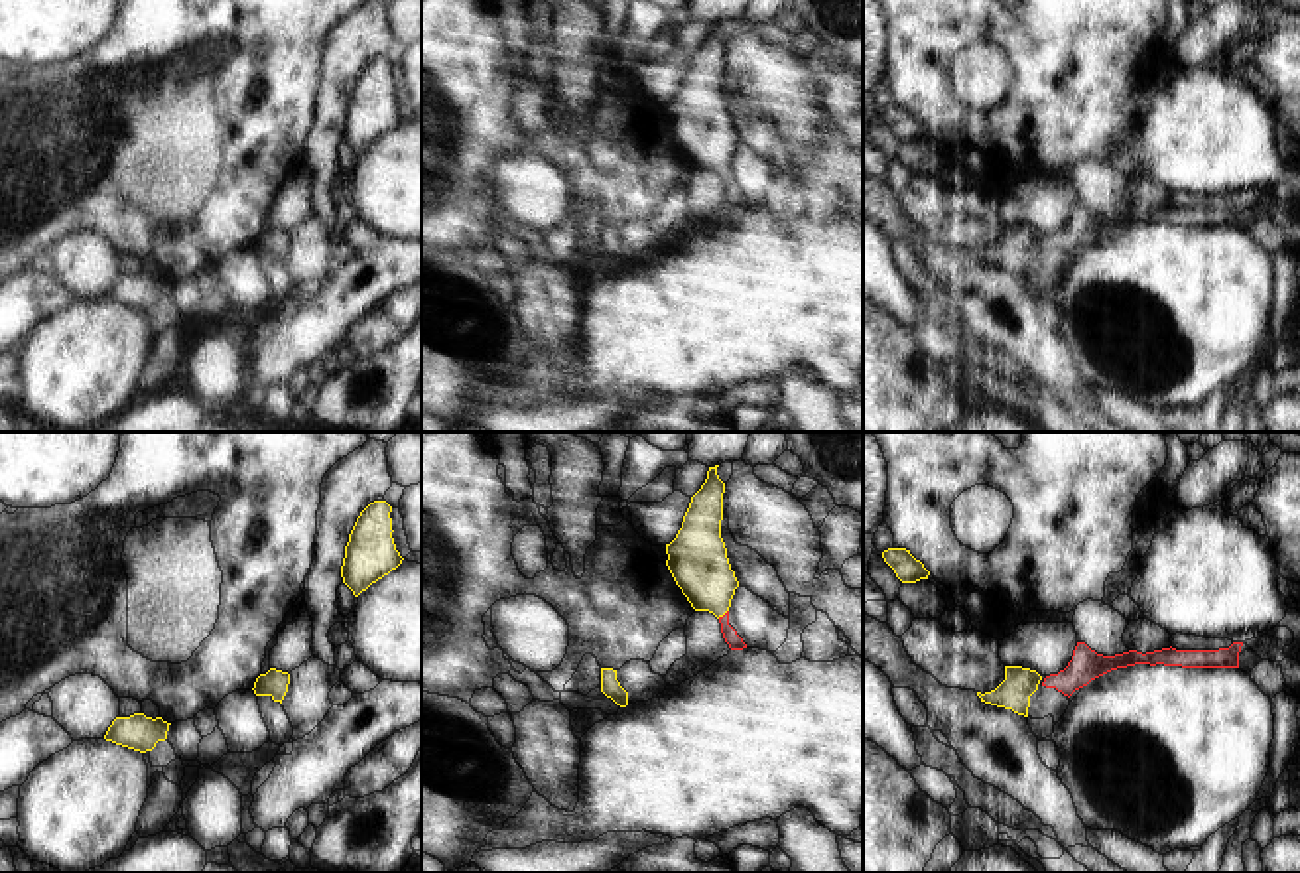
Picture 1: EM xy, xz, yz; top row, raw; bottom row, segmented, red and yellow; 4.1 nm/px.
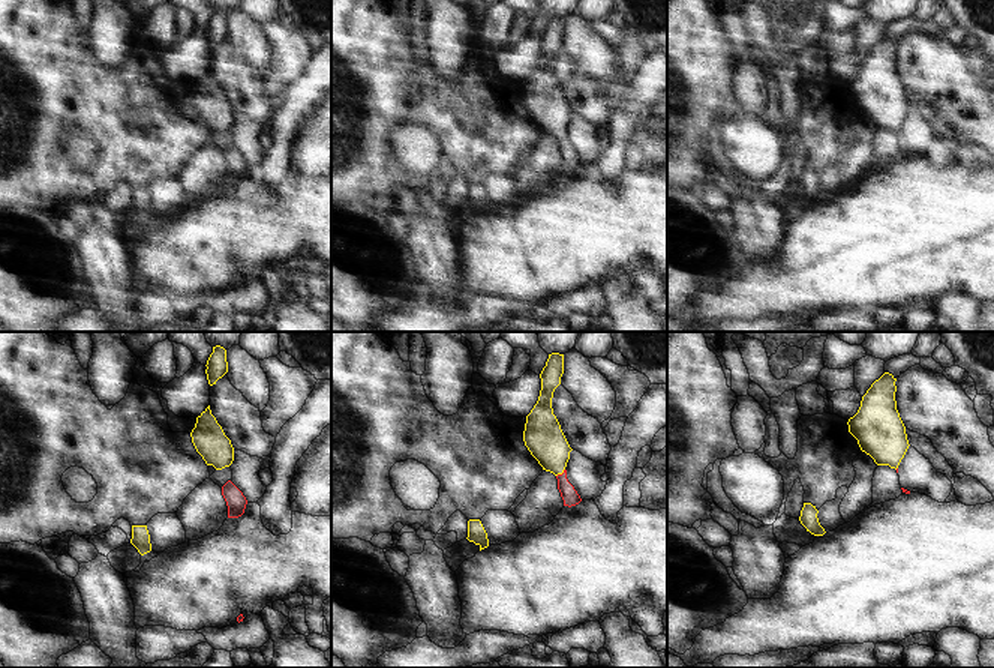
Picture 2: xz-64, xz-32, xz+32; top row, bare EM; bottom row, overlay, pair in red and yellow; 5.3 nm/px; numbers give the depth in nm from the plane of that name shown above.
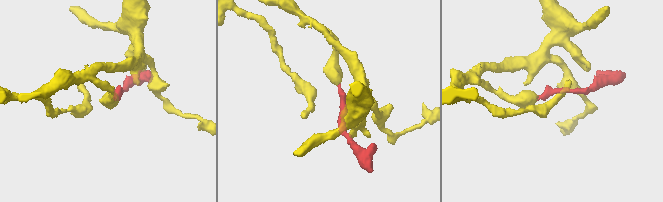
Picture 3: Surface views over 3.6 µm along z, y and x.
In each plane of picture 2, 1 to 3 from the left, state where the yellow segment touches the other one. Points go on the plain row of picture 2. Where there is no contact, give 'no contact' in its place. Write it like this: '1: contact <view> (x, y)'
1: no contact
2: contact xz-32 (562, 137)
3: no contact

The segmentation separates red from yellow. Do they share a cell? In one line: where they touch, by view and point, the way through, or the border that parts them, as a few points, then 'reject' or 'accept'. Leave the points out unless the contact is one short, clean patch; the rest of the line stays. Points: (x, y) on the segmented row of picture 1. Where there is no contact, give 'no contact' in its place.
contact xz (723, 615); way xz (735, 643), (723, 615), (698, 562); accept

